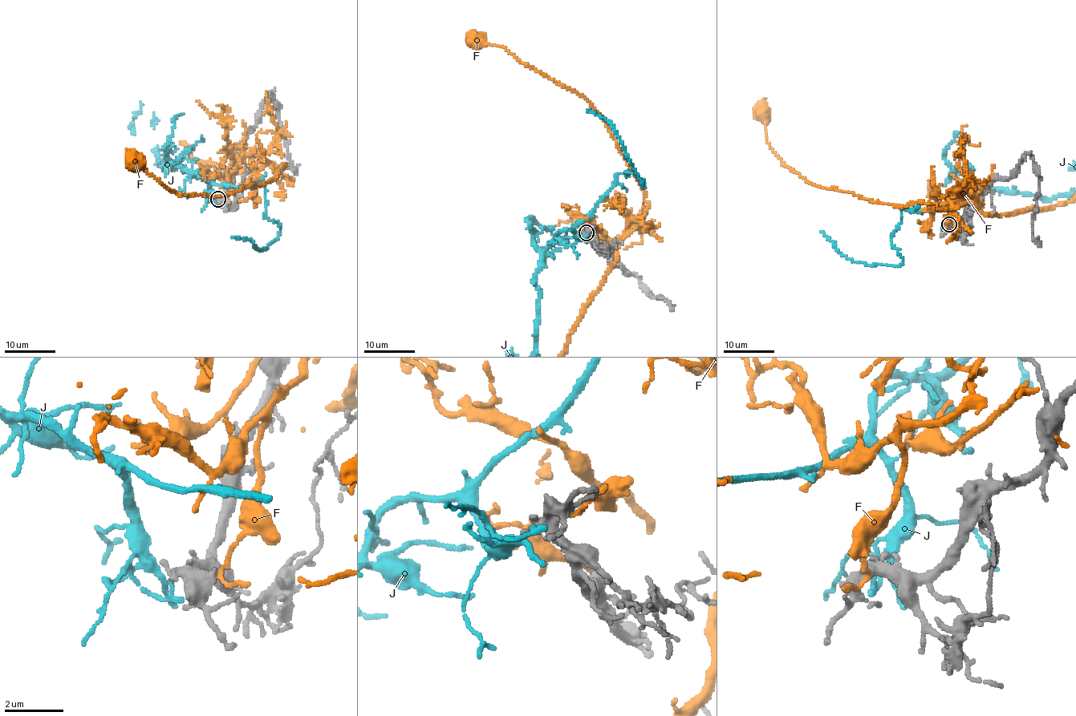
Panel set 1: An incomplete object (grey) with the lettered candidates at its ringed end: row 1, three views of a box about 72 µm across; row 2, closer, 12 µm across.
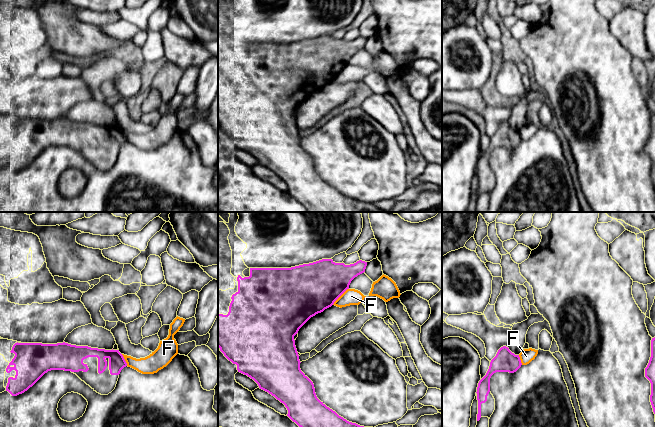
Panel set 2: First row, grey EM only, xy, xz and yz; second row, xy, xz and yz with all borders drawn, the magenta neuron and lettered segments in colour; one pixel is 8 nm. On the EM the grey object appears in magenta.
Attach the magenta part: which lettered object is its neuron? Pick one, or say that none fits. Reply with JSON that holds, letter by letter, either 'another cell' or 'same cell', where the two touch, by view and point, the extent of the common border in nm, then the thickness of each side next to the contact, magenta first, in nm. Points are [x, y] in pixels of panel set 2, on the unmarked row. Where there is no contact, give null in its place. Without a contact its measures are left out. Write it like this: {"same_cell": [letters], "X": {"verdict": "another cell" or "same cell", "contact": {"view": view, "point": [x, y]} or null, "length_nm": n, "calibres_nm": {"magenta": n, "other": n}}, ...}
{"same_cell": [], "F": {"verdict": "another cell", "contact": {"view": "xz", "point": [340, 71]}, "length_nm": 190, "calibres_nm": {"magenta": 400, "other": 130}}, "J": {"verdict": "another cell", "contact": null}}

